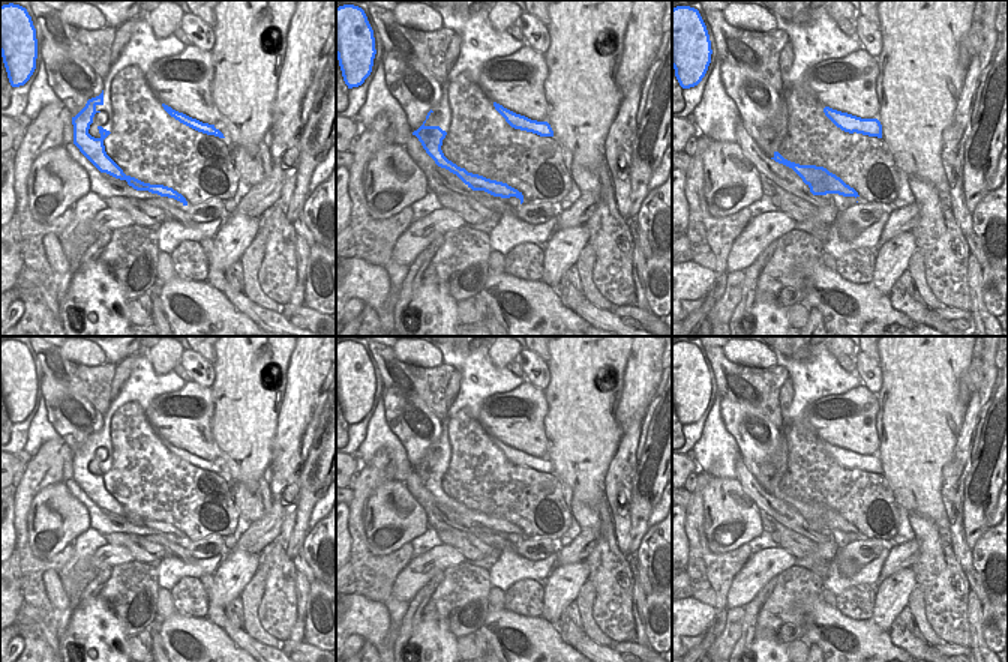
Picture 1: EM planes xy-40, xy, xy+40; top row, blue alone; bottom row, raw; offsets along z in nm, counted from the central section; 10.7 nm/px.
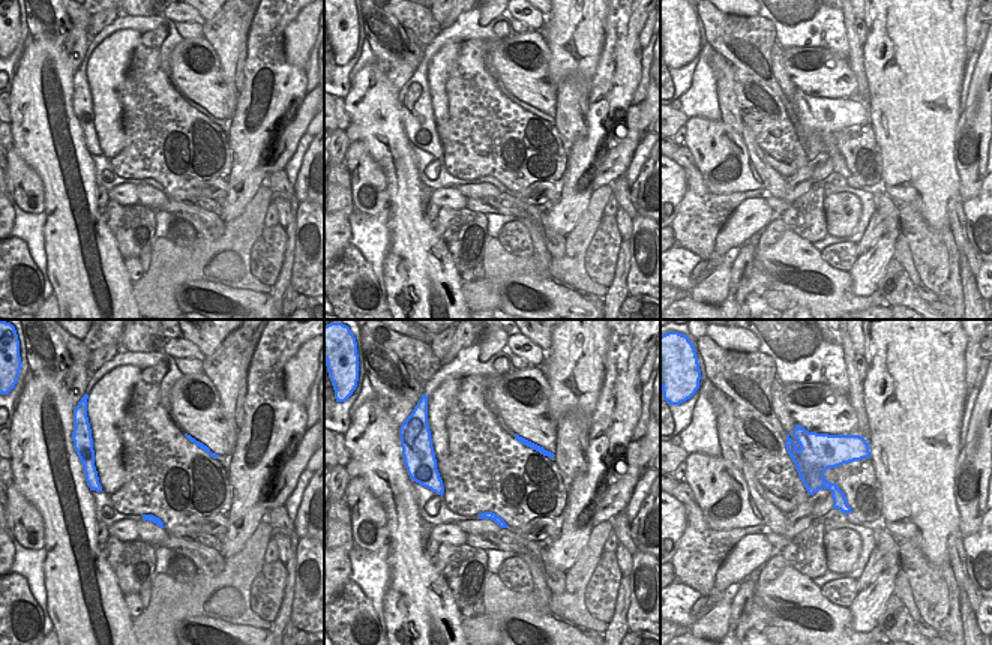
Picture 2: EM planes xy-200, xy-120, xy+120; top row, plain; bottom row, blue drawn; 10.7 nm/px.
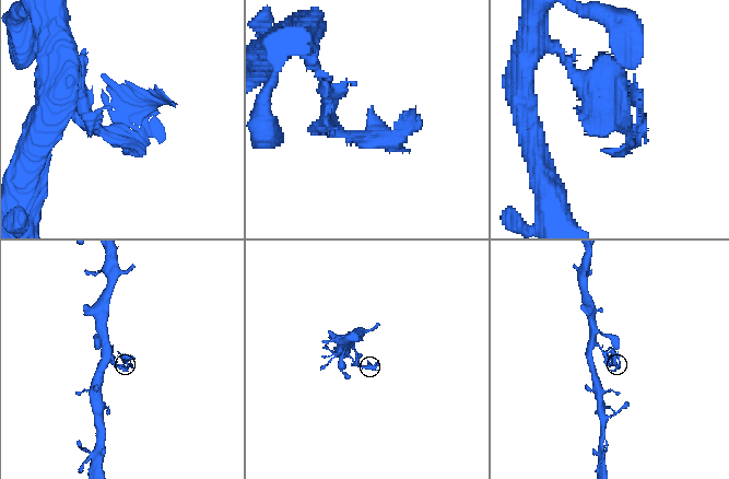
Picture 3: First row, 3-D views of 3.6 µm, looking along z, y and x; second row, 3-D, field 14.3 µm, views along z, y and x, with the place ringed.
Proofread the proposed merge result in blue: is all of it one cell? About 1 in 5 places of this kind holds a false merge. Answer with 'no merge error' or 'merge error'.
merge error

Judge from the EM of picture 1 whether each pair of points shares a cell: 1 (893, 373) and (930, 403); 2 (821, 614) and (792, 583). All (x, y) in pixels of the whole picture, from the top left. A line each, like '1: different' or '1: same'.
1: same
2: different

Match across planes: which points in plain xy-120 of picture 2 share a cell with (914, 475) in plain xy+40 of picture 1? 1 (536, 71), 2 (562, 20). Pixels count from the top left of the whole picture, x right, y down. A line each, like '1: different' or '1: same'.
1: different
2: same

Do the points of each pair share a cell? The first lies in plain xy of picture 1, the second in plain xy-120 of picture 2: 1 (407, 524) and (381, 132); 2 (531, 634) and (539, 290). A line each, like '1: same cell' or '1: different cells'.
1: different cells
2: same cell

